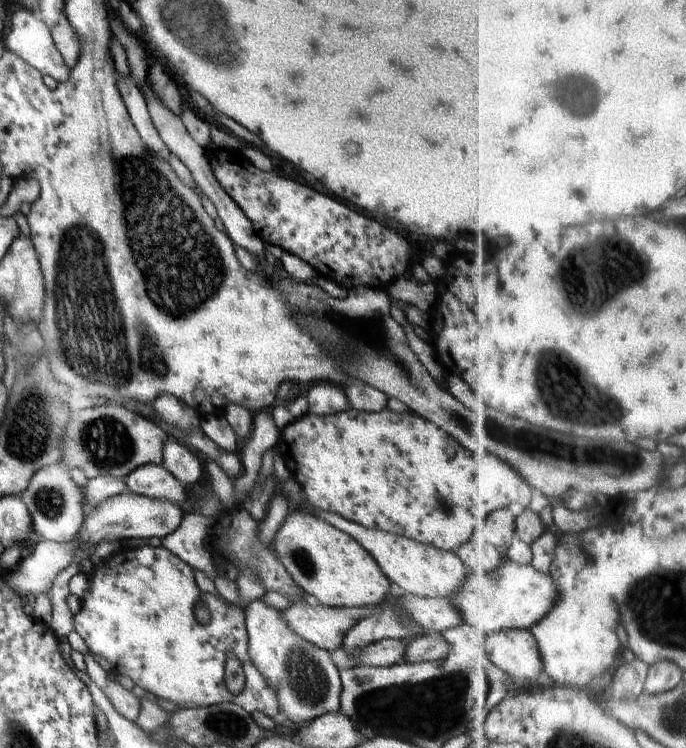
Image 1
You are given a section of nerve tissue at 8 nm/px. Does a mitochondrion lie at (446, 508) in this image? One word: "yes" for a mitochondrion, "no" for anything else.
yes

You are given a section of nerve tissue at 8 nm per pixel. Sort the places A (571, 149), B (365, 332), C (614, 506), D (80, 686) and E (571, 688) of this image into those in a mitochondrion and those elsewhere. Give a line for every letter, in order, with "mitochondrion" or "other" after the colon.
A: other
B: mitochondrion
C: other
D: other
E: other

